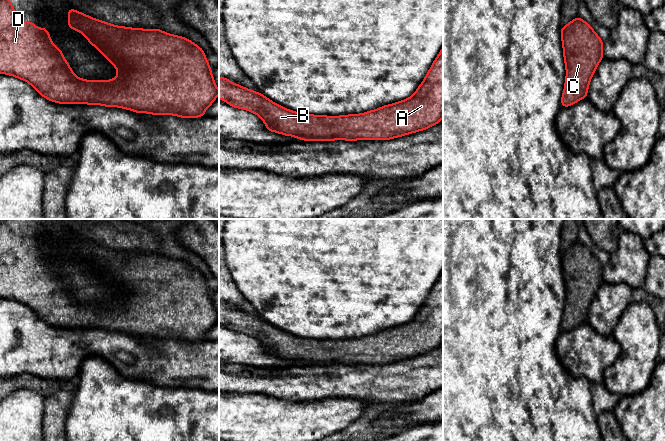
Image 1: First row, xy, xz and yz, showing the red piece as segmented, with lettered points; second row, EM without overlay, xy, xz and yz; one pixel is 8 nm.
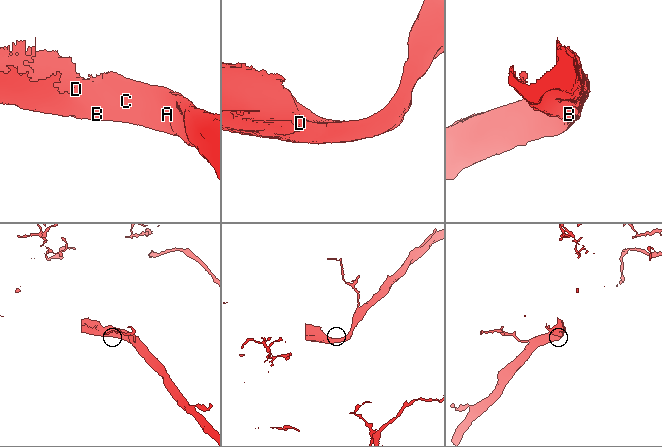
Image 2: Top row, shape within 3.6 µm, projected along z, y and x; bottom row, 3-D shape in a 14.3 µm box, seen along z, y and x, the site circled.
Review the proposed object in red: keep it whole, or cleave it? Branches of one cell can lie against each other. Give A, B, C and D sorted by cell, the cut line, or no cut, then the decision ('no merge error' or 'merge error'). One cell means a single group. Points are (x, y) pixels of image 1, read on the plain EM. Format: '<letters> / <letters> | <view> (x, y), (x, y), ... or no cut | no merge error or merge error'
A B C D | no cut | no merge error

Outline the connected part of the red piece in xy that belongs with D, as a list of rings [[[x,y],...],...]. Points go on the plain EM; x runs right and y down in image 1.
[[[0,219],[0,298],[14,300],[18,303],[28,306],[41,320],[59,328],[89,328],[102,329],[106,331],[120,331],[137,337],[148,337],[153,339],[174,339],[181,342],[197,342],[205,339],[205,335],[215,325],[219,319],[219,313],[216,311],[215,304],[212,300],[211,291],[206,283],[203,273],[197,270],[189,263],[177,259],[166,257],[160,253],[141,253],[116,250],[102,244],[95,243],[84,237],[78,236],[72,232],[68,233],[68,251],[81,256],[87,263],[89,268],[96,273],[117,293],[118,297],[112,304],[85,304],[77,301],[72,295],[69,287],[64,283],[62,275],[50,263],[50,257],[47,252],[37,252],[32,245],[25,247],[19,240],[16,239],[16,234],[12,231],[12,225],[6,220]]]

